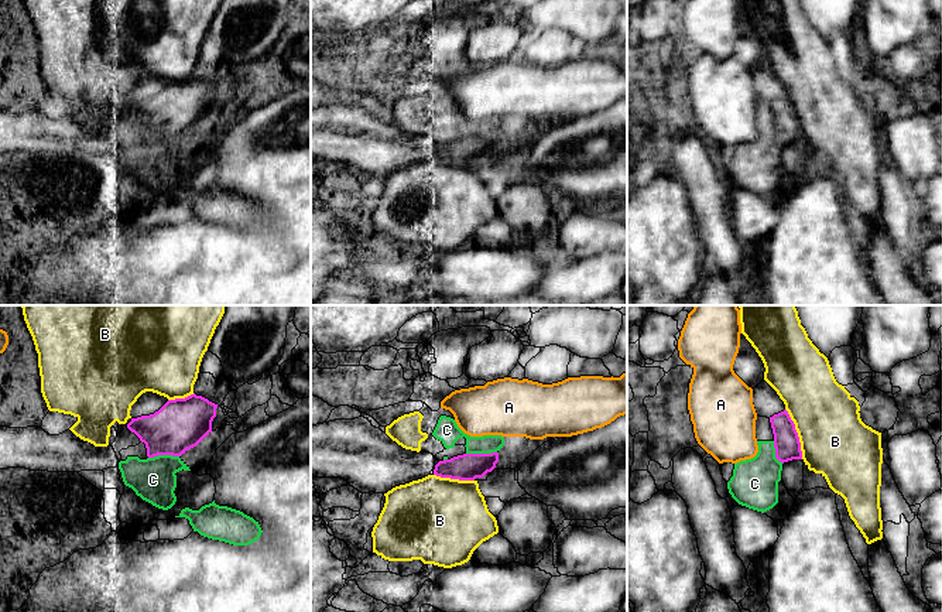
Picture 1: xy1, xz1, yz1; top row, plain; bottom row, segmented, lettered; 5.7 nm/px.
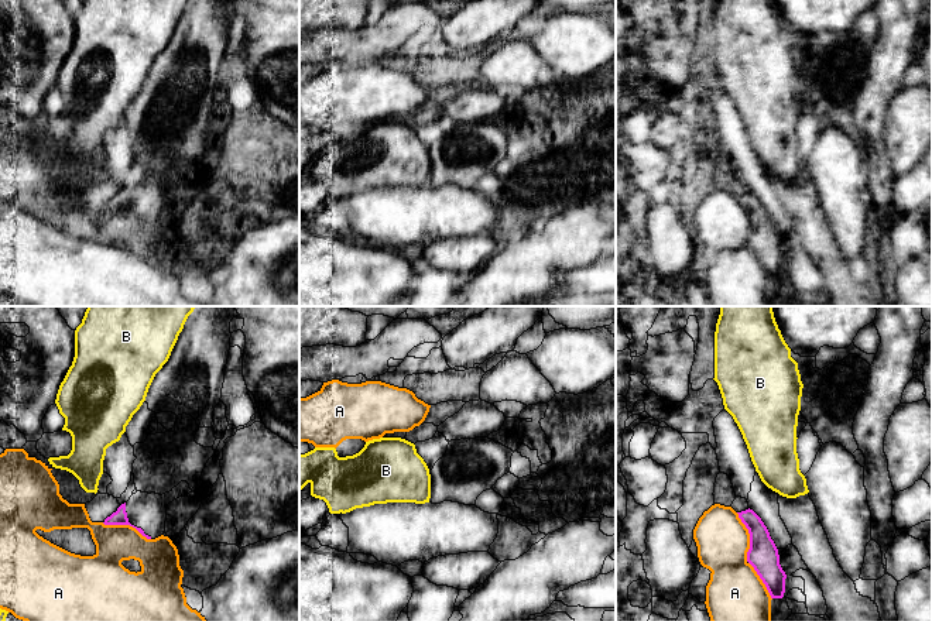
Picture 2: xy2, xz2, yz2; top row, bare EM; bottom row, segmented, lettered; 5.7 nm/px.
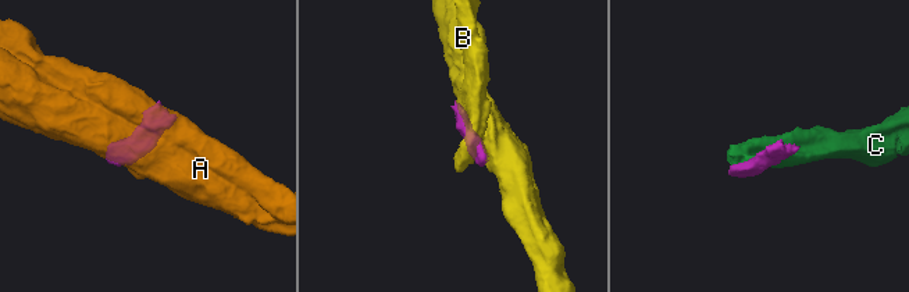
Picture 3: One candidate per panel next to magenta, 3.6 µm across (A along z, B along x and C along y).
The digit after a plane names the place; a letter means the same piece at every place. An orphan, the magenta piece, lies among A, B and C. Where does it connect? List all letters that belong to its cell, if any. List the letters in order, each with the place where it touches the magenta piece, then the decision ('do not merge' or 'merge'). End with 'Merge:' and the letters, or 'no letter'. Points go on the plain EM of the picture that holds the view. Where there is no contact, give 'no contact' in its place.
A: yz2 (747, 240) | do not merge
B: yz1 (797, 118) | do not merge
C: xy1 (163, 137) | do not merge
Merge: no letter

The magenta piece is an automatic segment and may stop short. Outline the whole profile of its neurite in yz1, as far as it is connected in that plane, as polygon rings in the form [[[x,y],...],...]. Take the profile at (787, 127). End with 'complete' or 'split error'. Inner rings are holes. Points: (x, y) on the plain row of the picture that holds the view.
[[[788,95],[774,98],[770,100],[770,106],[774,117],[775,141],[782,147],[802,143],[799,120]]]; complete

